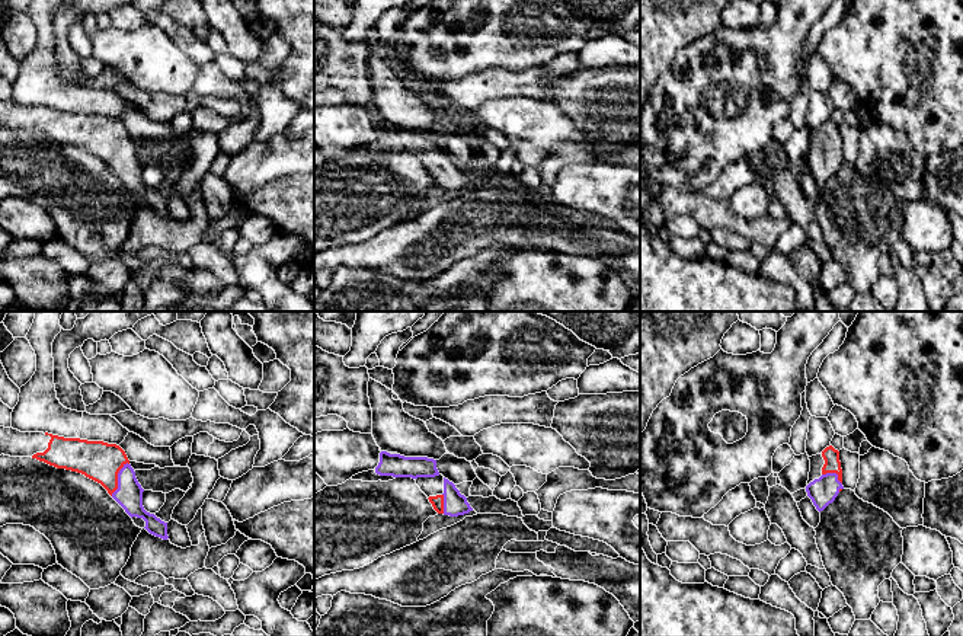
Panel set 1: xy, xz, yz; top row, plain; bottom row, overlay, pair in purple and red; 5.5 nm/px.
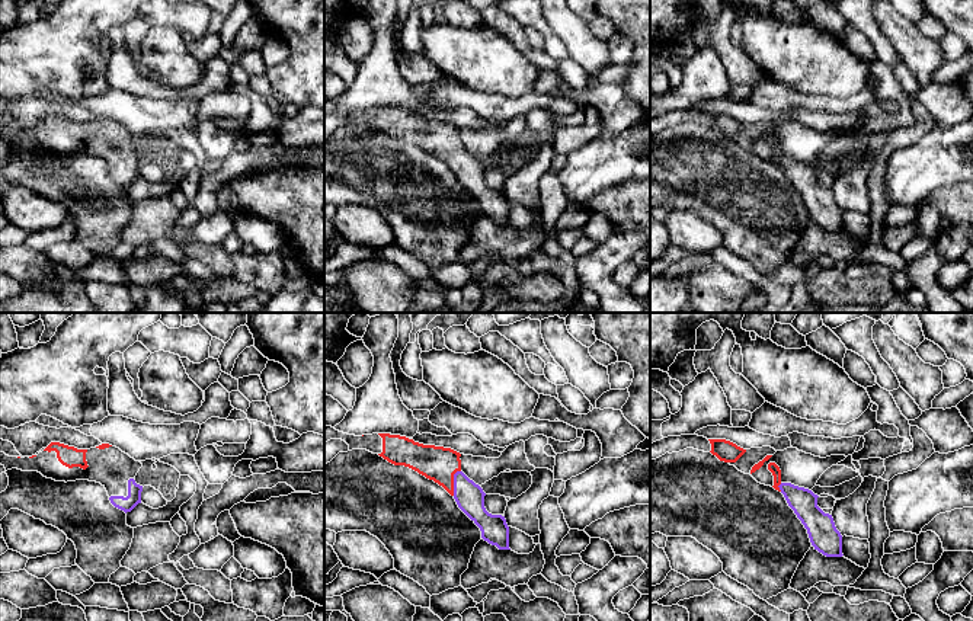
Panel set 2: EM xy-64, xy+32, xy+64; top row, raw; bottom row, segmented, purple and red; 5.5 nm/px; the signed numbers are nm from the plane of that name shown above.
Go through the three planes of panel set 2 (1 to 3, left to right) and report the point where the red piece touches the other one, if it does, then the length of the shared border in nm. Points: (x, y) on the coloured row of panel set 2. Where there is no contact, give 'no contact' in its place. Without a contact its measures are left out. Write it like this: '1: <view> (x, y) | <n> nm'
1: no contact
2: xy+32 (454, 482) | 150 nm
3: xy+64 (778, 486) | 50 nm

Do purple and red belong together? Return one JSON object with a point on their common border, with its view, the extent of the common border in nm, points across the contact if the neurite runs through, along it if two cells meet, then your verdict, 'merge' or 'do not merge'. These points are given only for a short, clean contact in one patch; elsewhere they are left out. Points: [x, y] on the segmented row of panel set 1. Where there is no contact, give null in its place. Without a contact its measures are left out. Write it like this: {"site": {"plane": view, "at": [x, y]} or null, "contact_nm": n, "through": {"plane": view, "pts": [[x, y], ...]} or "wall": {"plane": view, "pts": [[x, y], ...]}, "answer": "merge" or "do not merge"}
{"site": {"plane": "xy", "at": [118, 479]}, "contact_nm": 220, "through": {"plane": "xy", "pts": [[128, 495], [118, 479], [101, 462]]}, "answer": "merge"}

